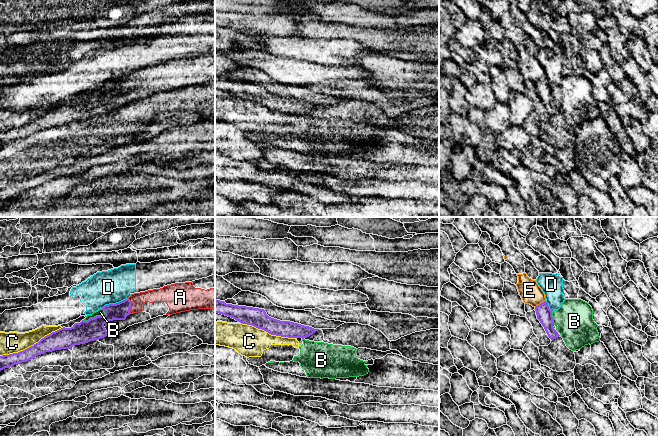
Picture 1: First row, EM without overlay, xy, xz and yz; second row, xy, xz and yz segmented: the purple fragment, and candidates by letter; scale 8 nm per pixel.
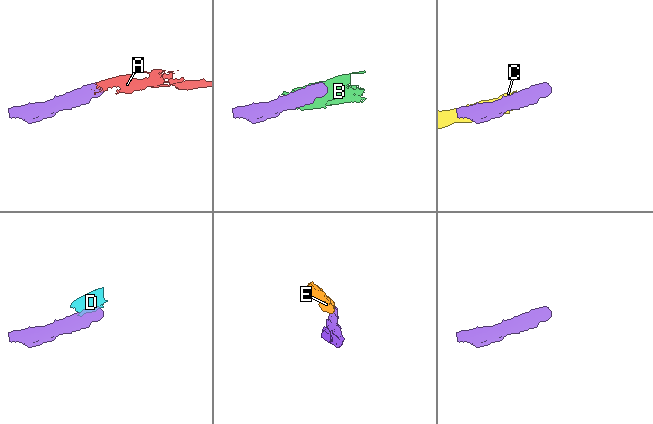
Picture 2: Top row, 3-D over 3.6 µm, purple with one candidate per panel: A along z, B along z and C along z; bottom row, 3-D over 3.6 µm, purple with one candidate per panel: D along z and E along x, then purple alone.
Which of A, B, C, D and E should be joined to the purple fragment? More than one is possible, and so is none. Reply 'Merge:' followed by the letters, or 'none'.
Merge: A

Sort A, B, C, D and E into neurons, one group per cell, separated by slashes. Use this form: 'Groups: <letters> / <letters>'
Groups: A / B C / D / E

